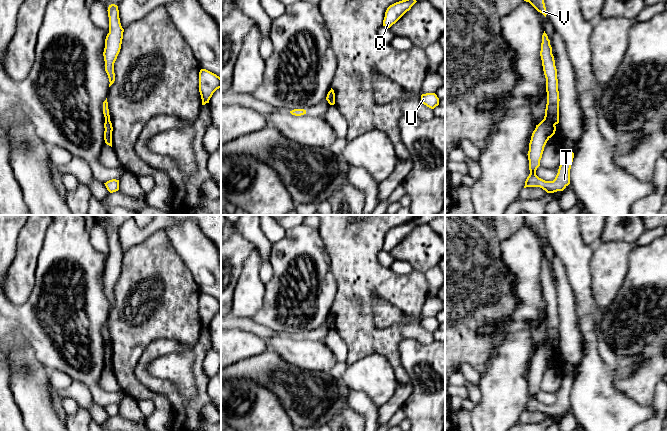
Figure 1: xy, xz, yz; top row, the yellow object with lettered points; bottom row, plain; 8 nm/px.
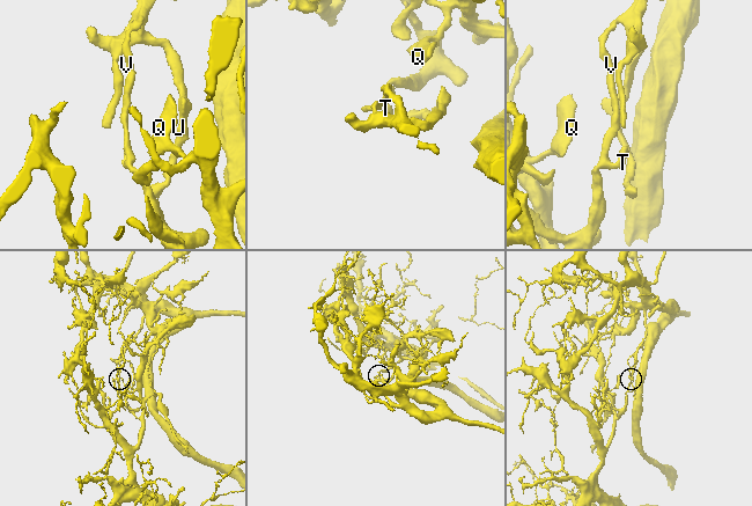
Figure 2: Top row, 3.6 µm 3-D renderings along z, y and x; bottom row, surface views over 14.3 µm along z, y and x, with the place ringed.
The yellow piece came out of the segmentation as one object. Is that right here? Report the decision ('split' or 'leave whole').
split

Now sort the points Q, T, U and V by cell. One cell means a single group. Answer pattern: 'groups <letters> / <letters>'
groups Q T / U V

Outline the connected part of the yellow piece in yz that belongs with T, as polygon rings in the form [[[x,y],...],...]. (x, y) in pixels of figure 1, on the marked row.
[[[543,119],[532,133],[529,143],[528,160],[530,174],[525,181],[526,187],[540,187],[547,193],[563,191],[570,184],[570,169],[574,158],[573,152],[563,152],[558,173],[553,181],[545,181],[536,175],[547,141],[555,134],[554,123]]]

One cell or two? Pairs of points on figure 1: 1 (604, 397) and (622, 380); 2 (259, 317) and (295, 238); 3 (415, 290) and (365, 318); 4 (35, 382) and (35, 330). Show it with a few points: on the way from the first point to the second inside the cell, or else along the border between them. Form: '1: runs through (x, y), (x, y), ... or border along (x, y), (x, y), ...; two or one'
1: border along (611, 373), (613, 386), (633, 401); two
2: runs through (276, 297), (286, 283), (286, 271), (294, 258); one
3: runs through (397, 289), (372, 288), (365, 295), (365, 300); one
4: border along (21, 334), (29, 342), (35, 357), (48, 370); two

